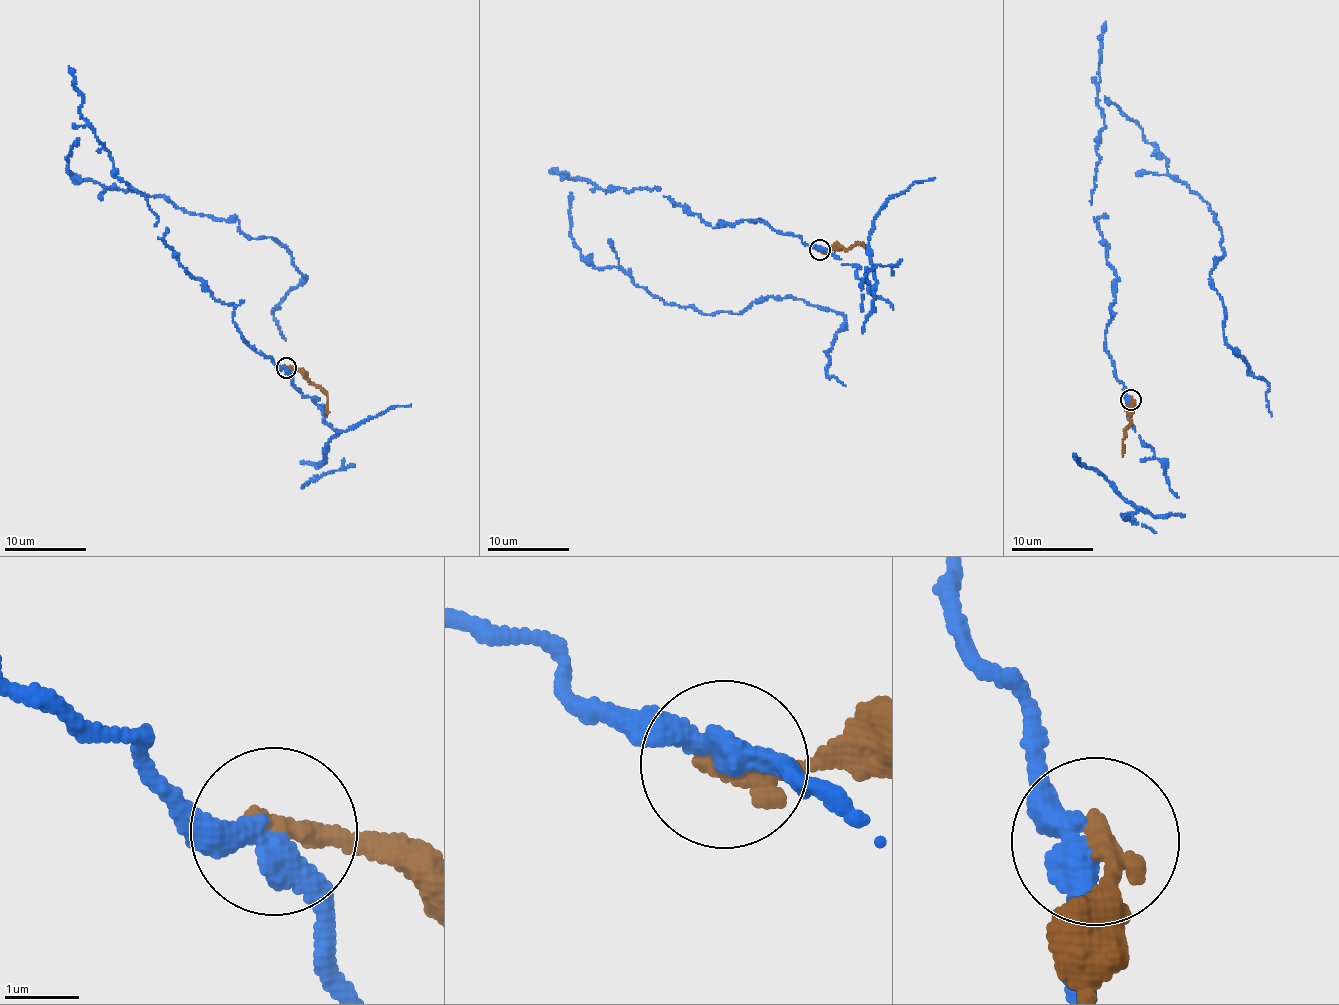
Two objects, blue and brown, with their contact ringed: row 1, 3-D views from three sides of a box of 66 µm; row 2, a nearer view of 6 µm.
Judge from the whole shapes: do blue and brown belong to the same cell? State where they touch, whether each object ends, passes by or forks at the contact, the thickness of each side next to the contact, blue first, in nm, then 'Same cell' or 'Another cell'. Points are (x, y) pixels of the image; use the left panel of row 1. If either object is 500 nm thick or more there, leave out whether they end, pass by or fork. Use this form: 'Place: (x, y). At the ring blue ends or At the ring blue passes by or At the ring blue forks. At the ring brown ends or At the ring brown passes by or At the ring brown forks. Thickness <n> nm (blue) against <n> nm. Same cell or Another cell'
Place: (286, 367). At the ring blue passes by. At the ring brown ends. Thickness 360 nm (blue) against 320 nm. Another cell

